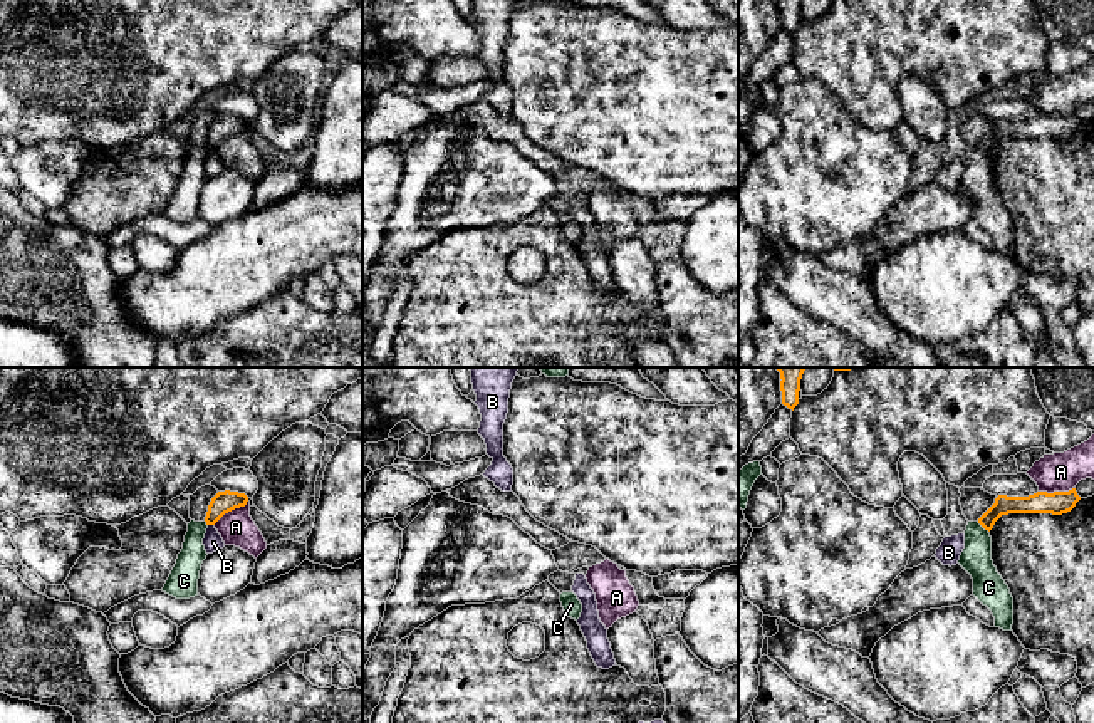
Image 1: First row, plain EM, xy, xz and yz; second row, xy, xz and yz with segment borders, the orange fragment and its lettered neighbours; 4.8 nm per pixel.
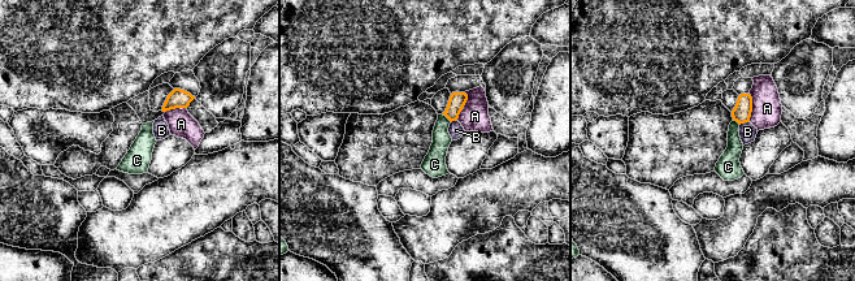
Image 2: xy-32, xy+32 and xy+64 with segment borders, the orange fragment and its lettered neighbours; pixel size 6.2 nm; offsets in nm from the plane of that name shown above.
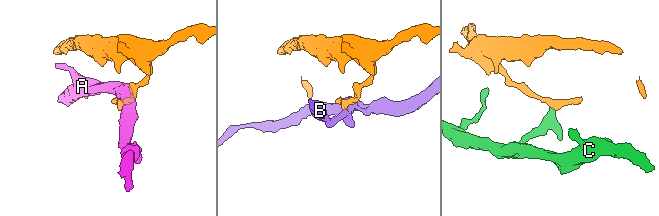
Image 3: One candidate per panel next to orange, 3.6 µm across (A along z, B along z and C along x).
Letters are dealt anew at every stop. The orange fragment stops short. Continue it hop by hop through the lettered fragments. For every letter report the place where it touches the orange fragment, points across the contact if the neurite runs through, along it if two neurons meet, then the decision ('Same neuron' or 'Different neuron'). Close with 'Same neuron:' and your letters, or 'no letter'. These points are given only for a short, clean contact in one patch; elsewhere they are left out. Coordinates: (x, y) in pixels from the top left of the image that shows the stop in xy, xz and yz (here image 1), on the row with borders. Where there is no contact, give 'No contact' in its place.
A: Touches orange at yz (1056, 492). Different neuron
B: Touches orange at xy (212, 524). Different neuron
C: Touches orange at yz (984, 527). Boundary: yz (977, 522), (989, 530). Different neuron
Same neuron: no letter

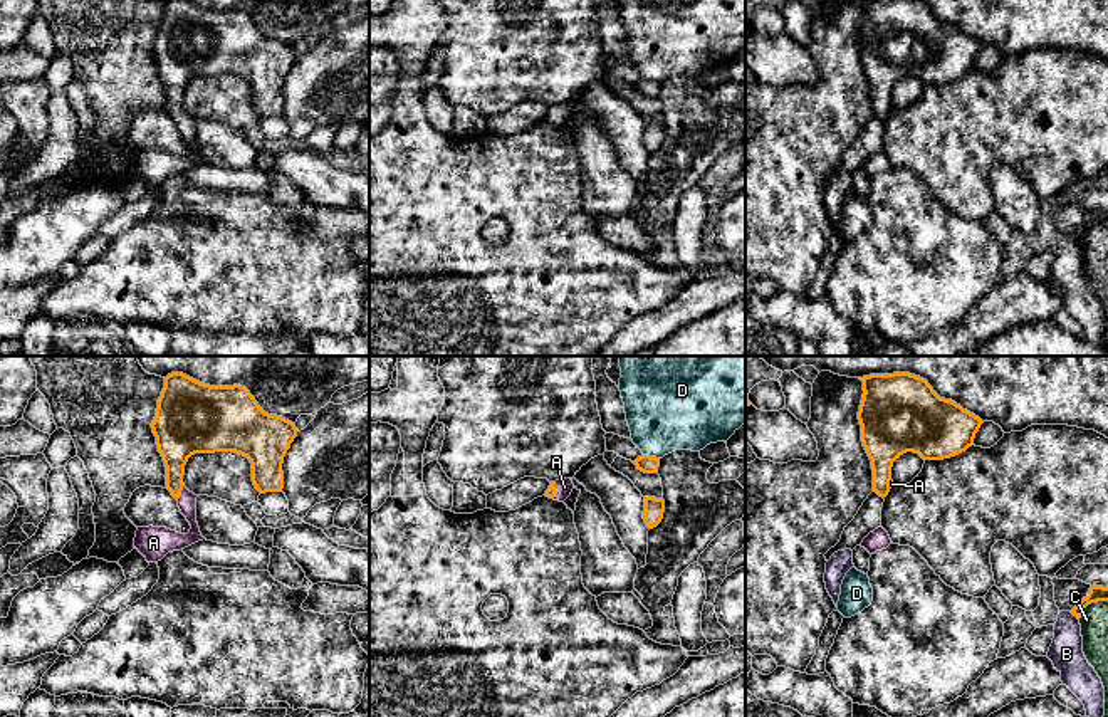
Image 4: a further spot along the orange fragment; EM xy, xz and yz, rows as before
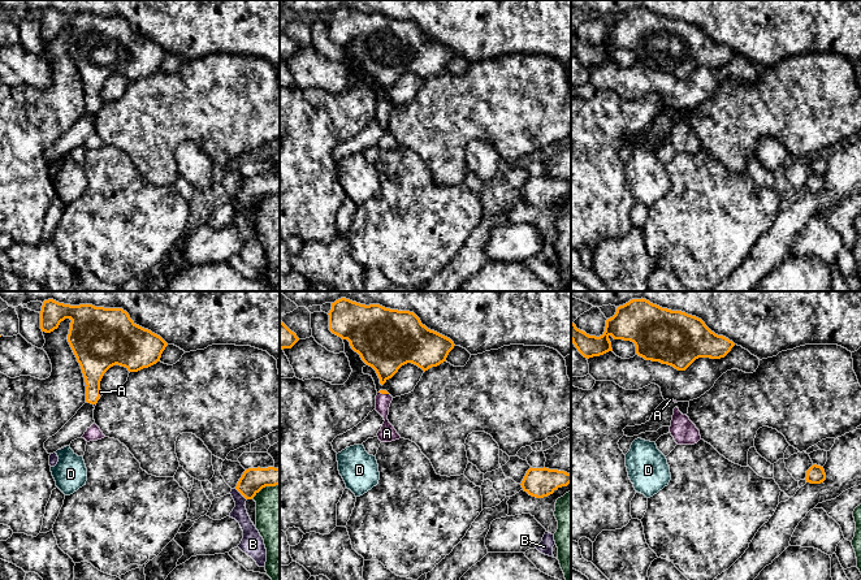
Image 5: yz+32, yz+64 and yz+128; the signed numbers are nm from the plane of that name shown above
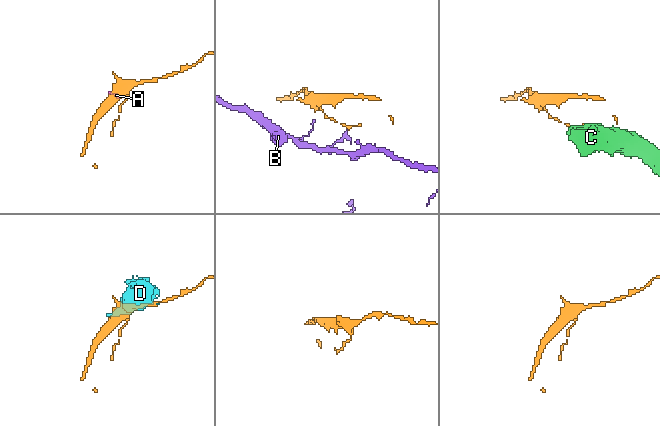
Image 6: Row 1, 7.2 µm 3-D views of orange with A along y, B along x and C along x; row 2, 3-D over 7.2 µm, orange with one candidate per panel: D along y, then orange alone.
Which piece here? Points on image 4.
A: Touches orange at xy (180, 492). Path across: xy (177, 440), (175, 486), (180, 492), (193, 531), (162, 541). Same neuron
B: Touches orange at yz (1075, 615). Boundary: yz (1070, 612), (1078, 620). Different neuron
C: Touches orange at yz (1090, 603). Boundary: yz (1107, 600), (1090, 603), (1078, 618). Different neuron
D: Touches orange at xz (652, 457). Different neuron
Same neuron: A

